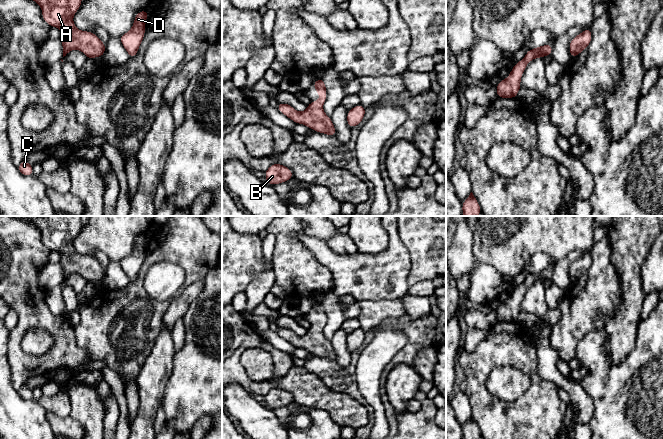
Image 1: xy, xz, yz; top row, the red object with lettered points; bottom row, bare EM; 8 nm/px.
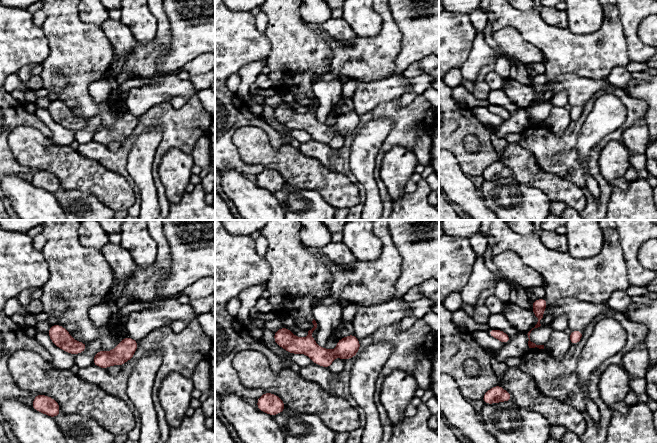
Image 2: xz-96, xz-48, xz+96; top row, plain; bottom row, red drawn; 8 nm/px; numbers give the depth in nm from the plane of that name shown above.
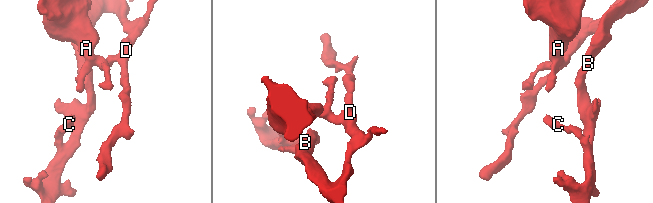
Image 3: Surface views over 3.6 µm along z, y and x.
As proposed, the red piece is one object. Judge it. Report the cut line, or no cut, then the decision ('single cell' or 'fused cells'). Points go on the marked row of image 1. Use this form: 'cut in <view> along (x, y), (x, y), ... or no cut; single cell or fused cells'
no cut; single cell

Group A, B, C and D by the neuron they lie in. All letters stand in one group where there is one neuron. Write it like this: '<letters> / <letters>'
A B C D

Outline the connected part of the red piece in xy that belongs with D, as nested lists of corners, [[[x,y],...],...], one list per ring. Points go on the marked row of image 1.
[[[148,10],[138,12],[134,18],[133,27],[127,33],[119,37],[120,42],[130,58],[136,57],[140,44],[142,43],[148,14]]]

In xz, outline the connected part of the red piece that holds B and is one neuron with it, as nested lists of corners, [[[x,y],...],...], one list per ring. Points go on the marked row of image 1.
[[[274,163],[265,172],[266,182],[270,185],[284,183],[293,178],[293,172],[282,164]]]

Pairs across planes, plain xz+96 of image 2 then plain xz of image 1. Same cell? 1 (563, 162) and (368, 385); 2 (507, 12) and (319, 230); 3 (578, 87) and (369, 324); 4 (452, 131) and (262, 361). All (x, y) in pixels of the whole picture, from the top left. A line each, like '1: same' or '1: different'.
1: different
2: different
3: same
4: different

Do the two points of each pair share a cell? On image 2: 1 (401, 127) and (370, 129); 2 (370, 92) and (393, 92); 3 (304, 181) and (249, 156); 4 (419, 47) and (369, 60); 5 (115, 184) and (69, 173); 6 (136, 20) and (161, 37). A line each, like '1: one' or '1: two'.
1: two
2: one
3: one
4: two
5: one
6: two

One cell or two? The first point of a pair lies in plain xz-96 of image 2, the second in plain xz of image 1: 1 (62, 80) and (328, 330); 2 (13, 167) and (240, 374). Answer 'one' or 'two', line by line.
1: two
2: one

